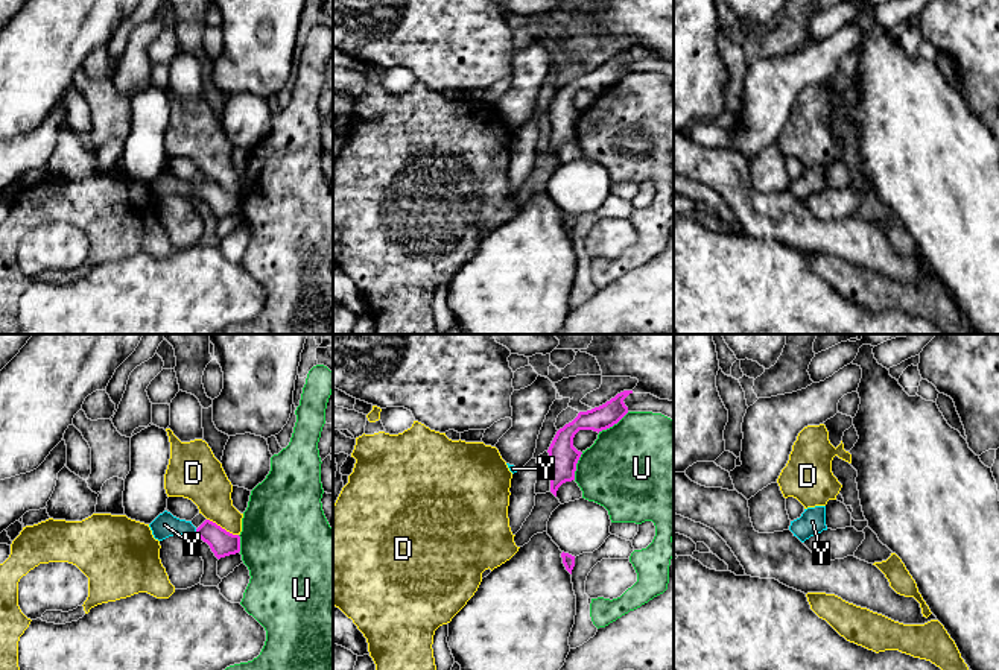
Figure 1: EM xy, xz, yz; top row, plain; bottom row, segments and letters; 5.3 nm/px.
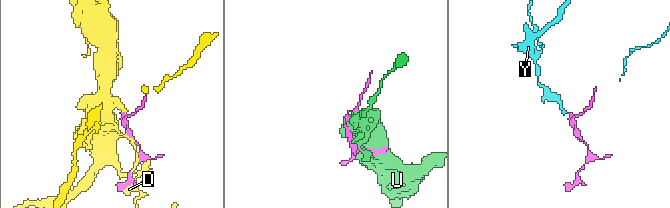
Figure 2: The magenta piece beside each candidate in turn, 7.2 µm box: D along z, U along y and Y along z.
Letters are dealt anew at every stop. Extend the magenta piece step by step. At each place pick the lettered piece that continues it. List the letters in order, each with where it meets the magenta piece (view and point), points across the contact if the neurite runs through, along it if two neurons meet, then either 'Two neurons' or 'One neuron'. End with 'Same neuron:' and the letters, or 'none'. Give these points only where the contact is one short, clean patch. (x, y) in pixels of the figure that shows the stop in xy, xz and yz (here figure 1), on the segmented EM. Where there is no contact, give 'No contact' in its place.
D: Touches magenta at xy (221, 527). Two neurons
U: Touches magenta at xz (613, 424). Two neurons
Y: Touches magenta at xy (196, 532). Path across: xy (222, 543), (210, 532), (196, 532), (164, 524). One neuron
Same neuron: Y

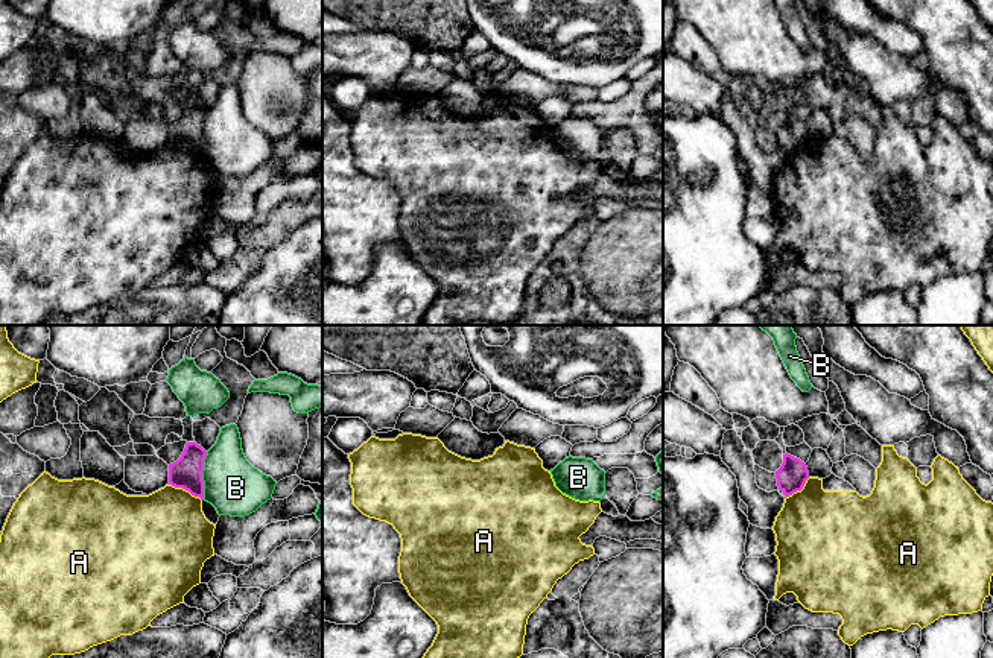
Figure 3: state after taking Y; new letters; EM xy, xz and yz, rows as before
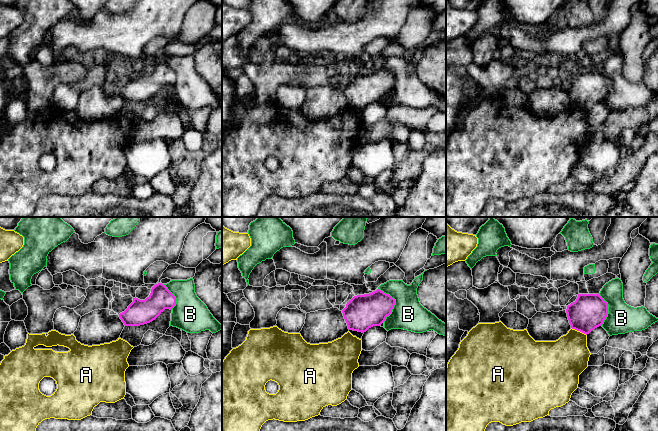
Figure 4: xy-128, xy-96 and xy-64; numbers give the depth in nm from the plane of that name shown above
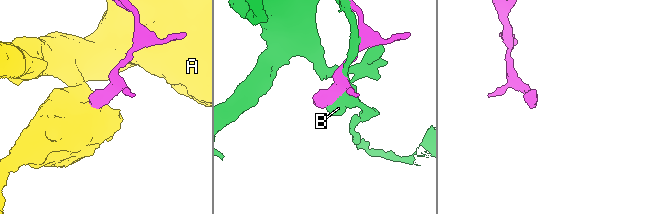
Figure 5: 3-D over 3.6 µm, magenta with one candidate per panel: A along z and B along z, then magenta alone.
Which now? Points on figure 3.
A: Touches magenta at xy (186, 490). Boundary: xy (169, 484), (187, 490), (201, 500). Two neurons
B: Touches magenta at xy (201, 476). Two neurons
Same neuron: none

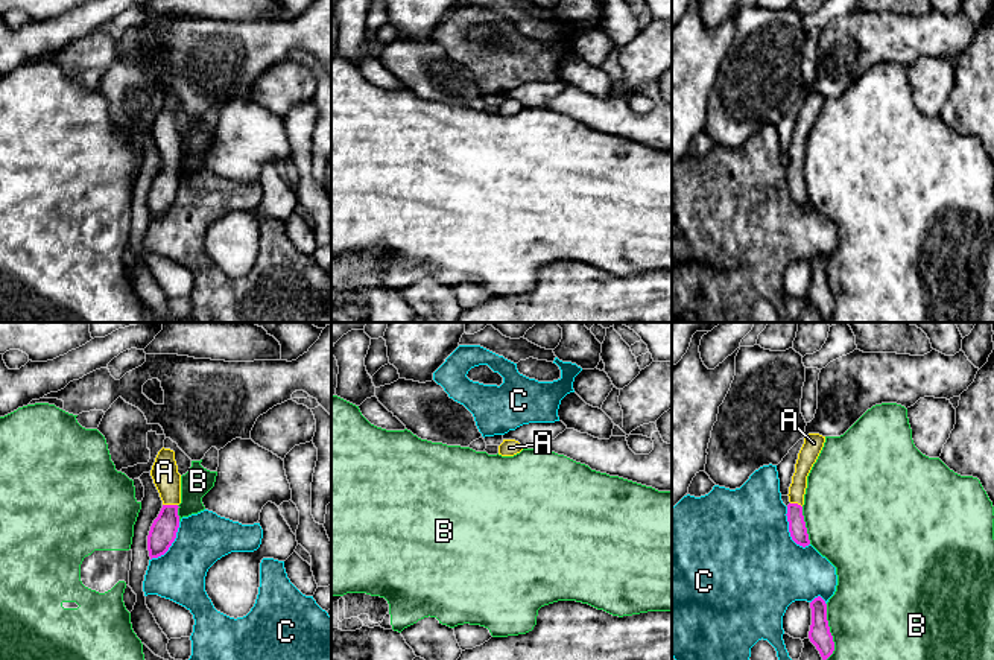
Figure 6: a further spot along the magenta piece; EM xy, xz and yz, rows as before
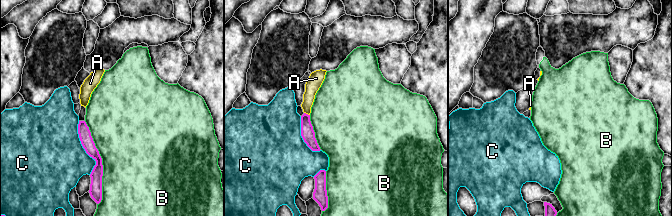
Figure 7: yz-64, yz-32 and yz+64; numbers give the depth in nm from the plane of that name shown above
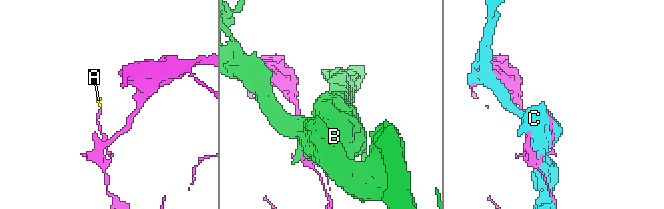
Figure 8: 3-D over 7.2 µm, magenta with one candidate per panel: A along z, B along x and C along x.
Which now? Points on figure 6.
A: Touches magenta at xy (170, 505). Path across: xy (163, 531), (170, 505), (170, 491), (164, 472). One neuron
B: Touches magenta at yz (829, 631). Two neurons
C: Touches magenta at yz (789, 529). Two neurons
Same neuron: A

